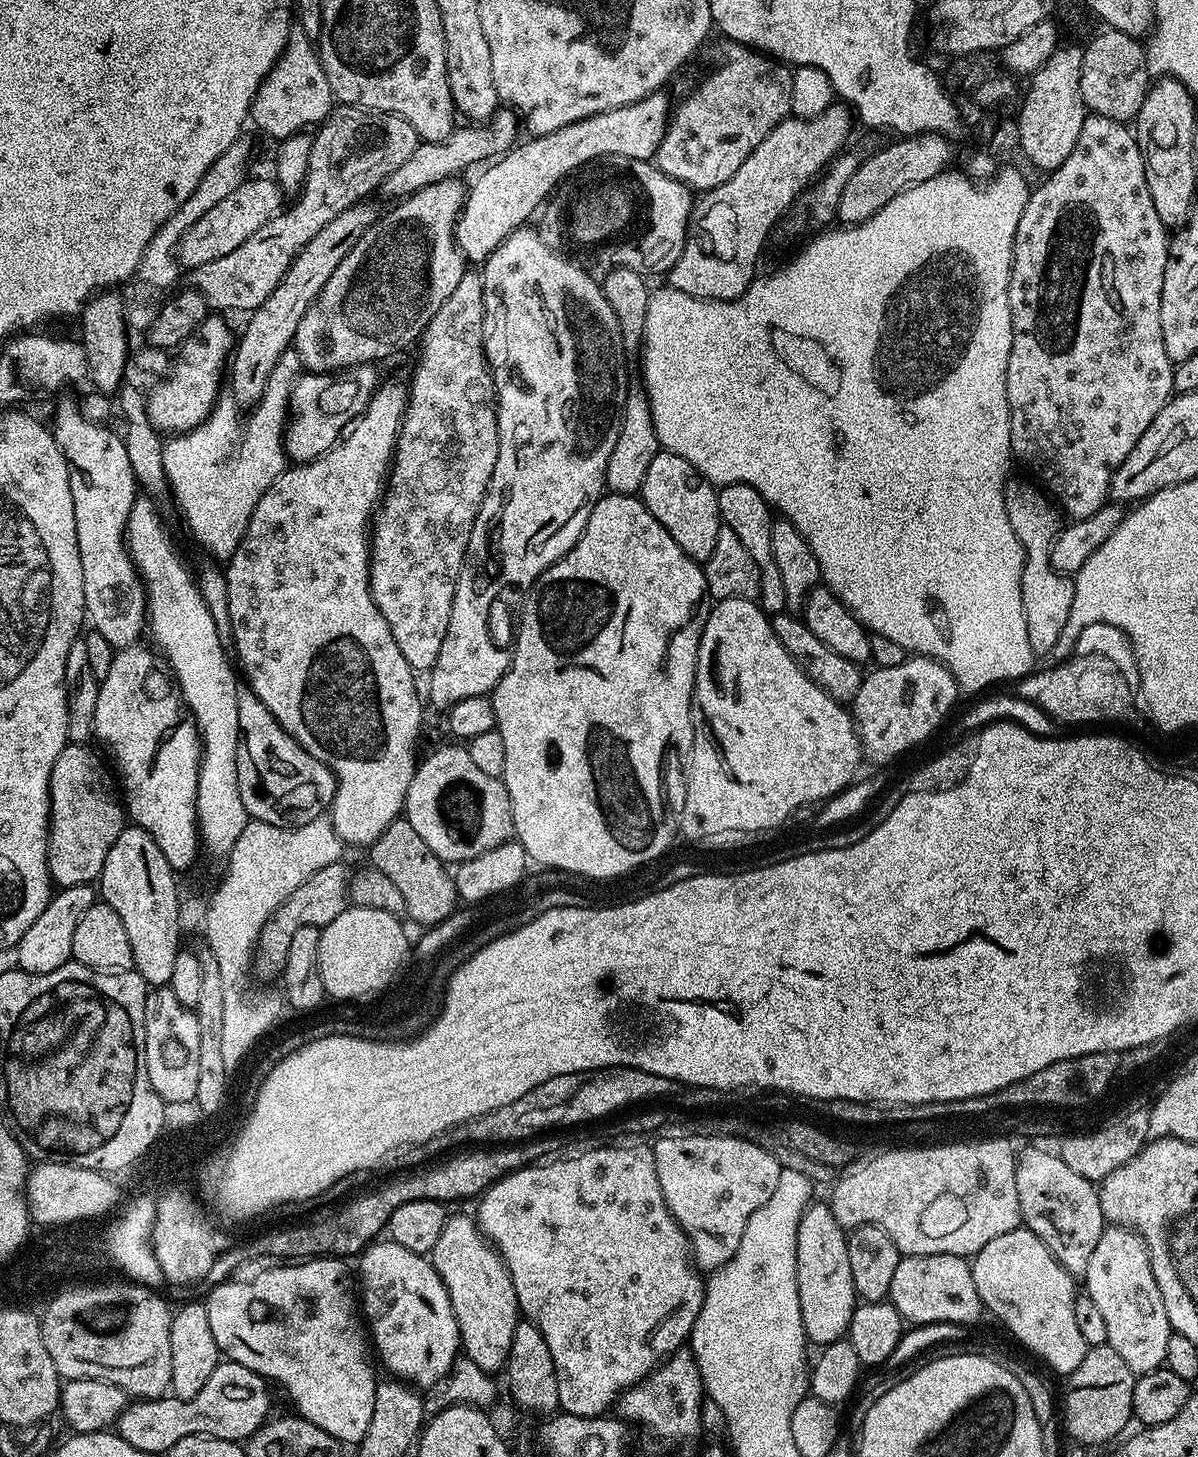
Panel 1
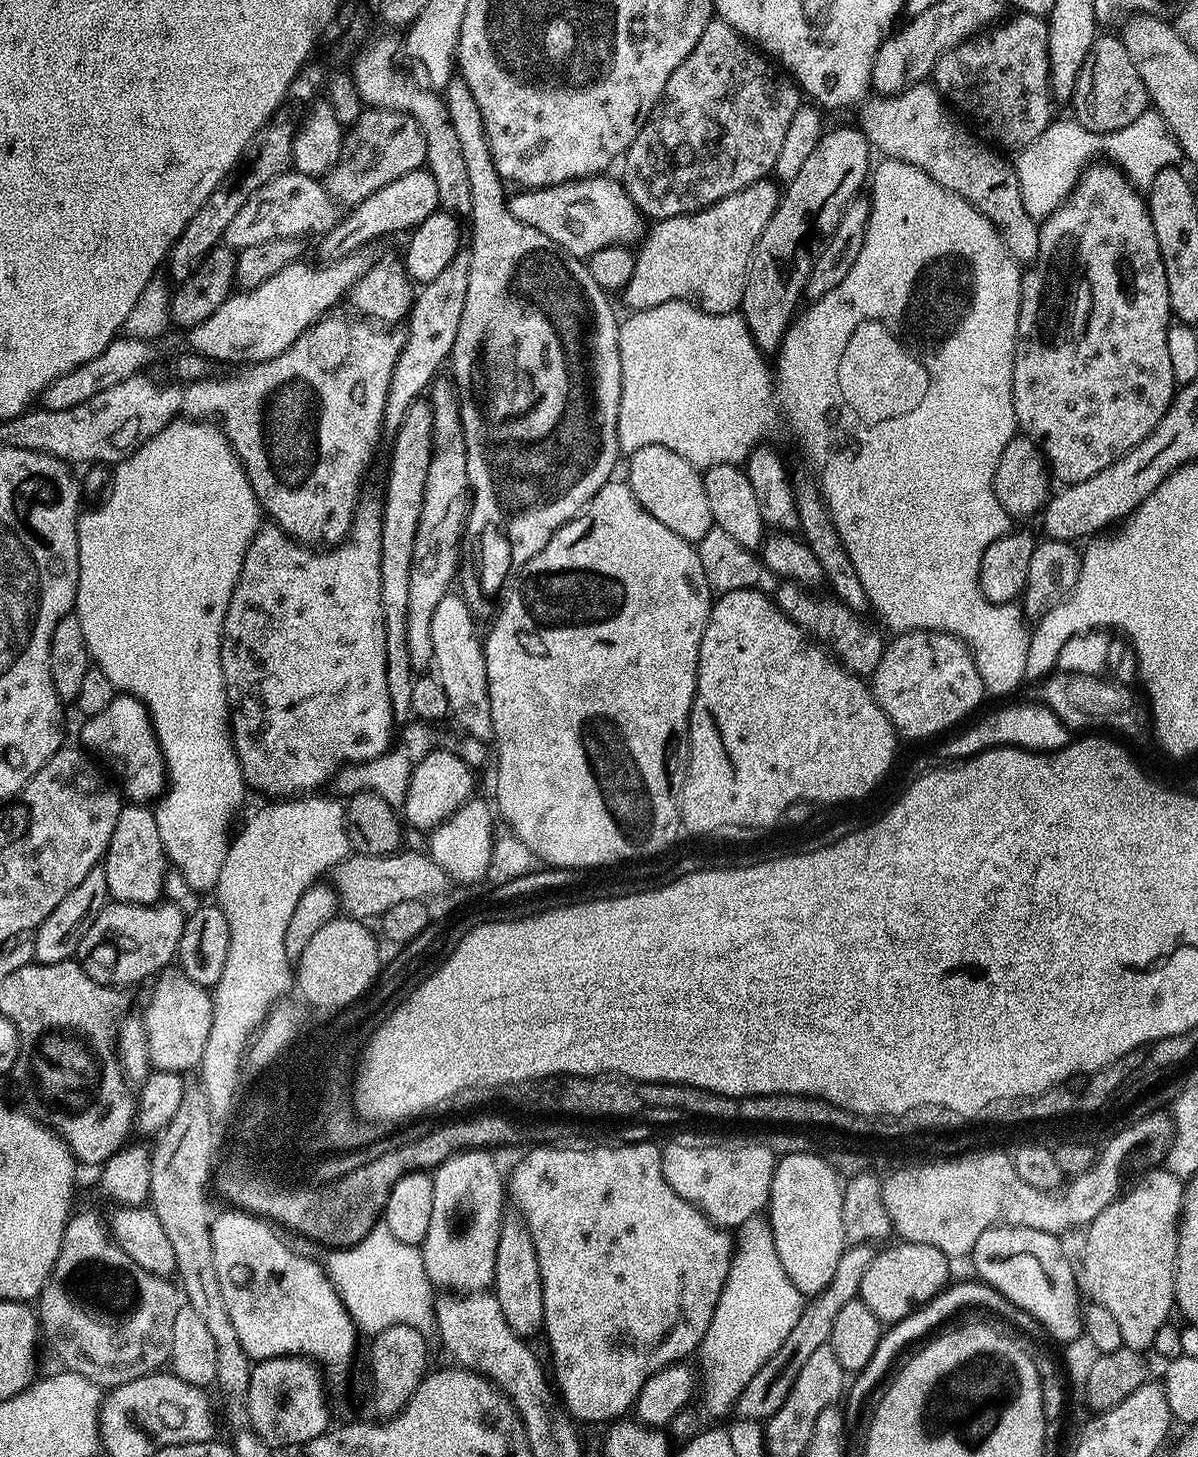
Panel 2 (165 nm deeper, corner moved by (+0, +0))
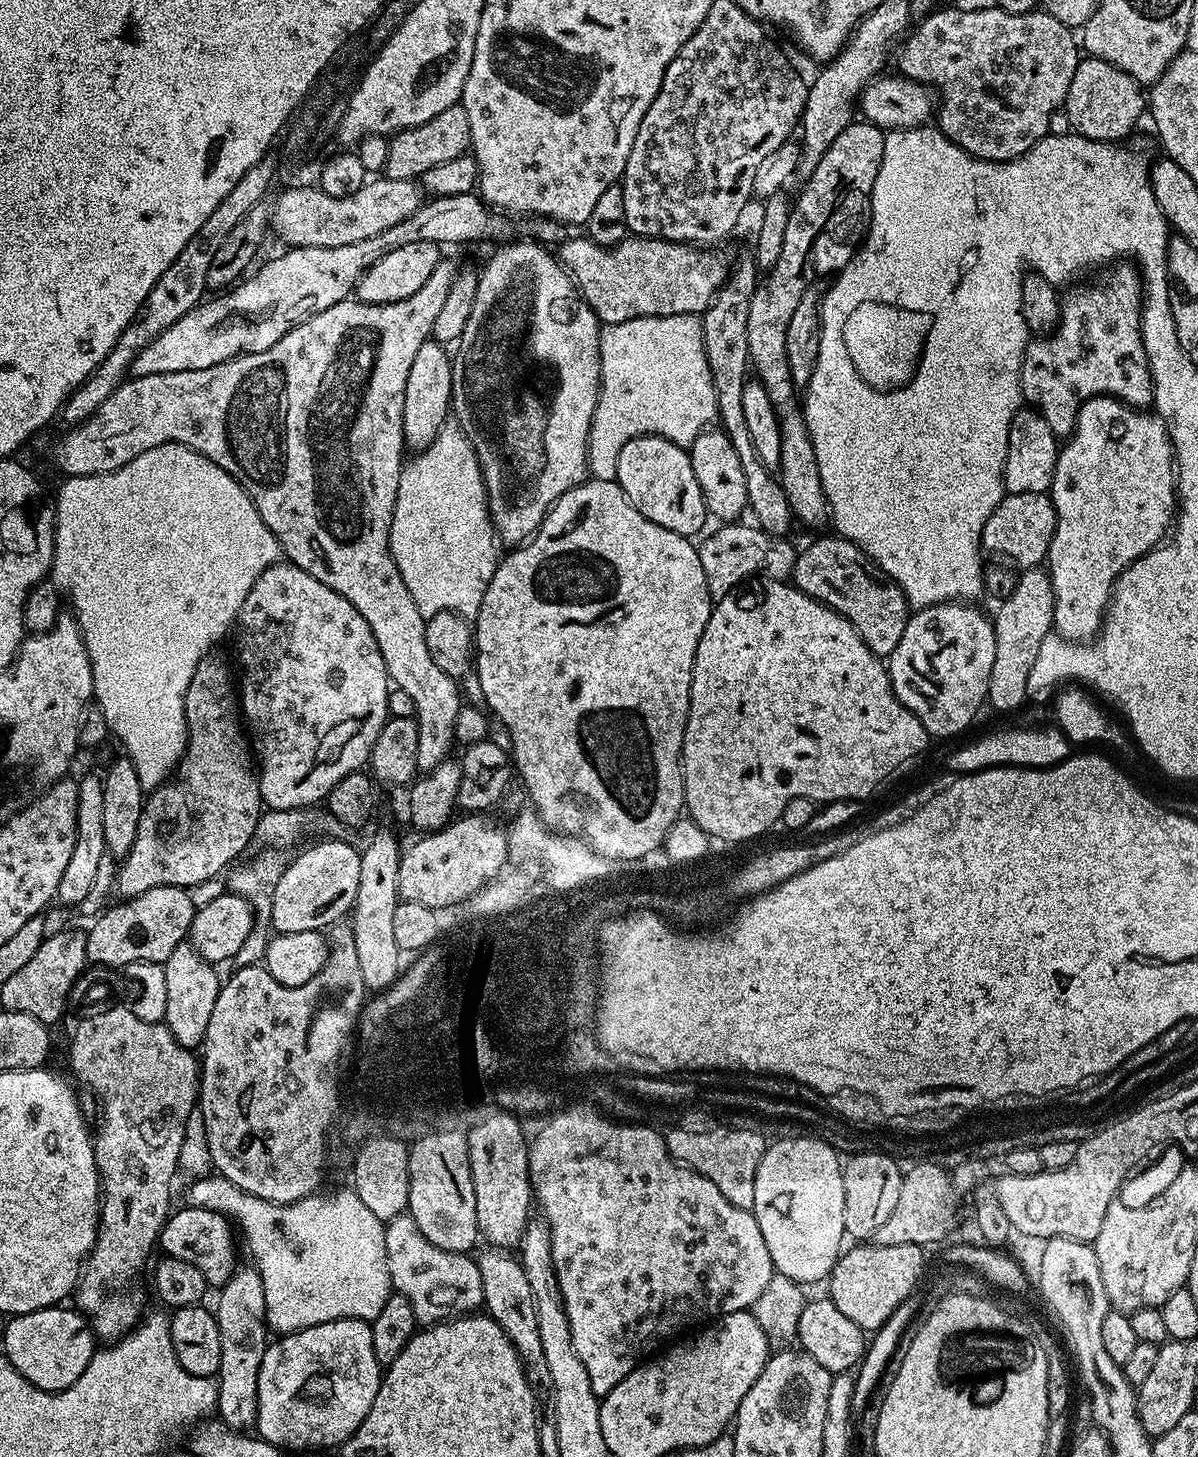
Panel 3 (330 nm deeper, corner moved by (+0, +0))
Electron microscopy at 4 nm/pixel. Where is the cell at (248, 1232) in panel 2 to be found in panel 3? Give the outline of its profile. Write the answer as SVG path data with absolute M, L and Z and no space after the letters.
M178 1208L169 1215L163 1230L160 1231L159 1251L164 1251L161 1253L165 1257L181 1260L197 1270L202 1270L204 1276L212 1276L212 1286L222 1286L233 1274L228 1264L238 1264L236 1244L232 1241L233 1225L229 1217L209 1208Z

